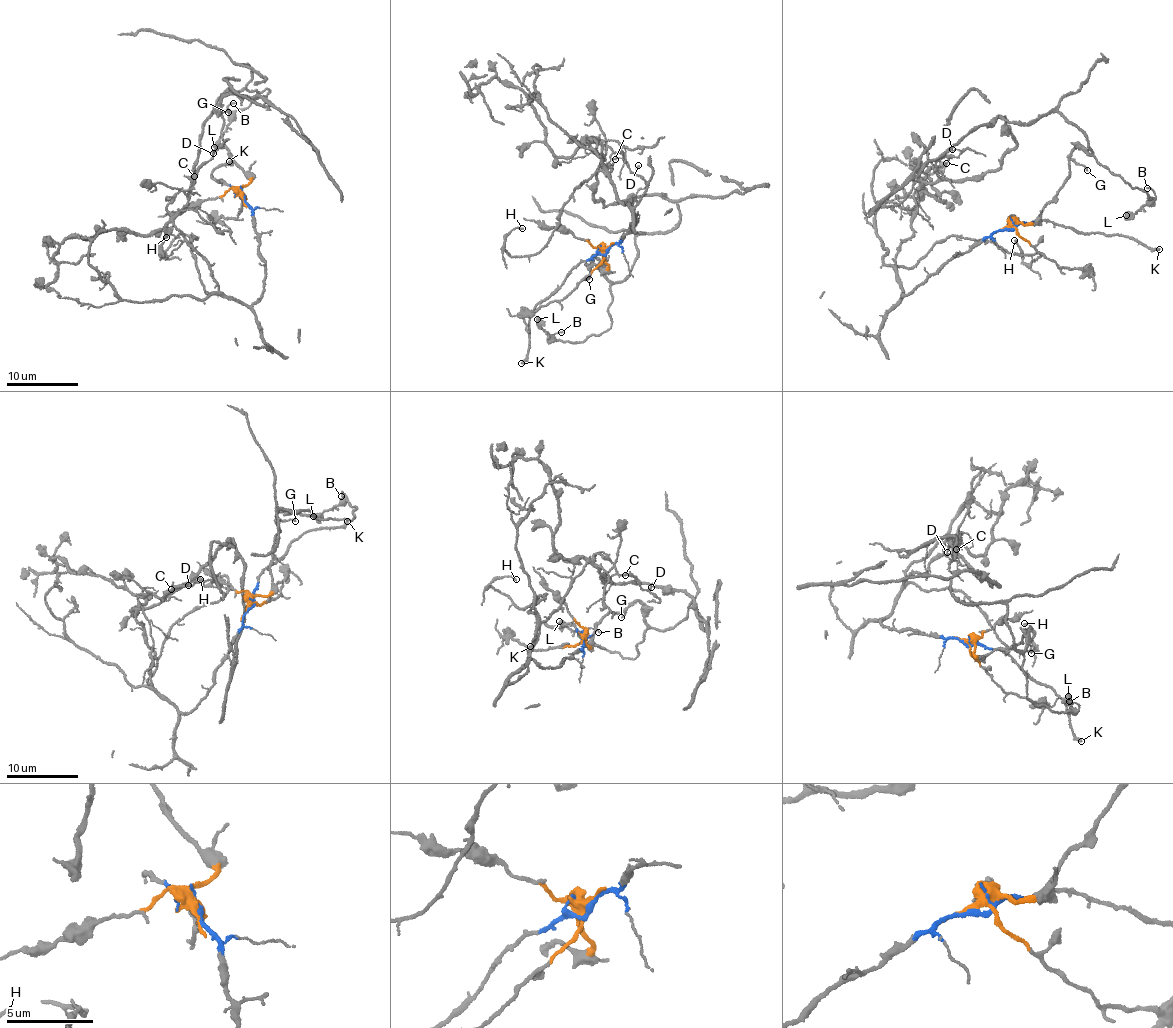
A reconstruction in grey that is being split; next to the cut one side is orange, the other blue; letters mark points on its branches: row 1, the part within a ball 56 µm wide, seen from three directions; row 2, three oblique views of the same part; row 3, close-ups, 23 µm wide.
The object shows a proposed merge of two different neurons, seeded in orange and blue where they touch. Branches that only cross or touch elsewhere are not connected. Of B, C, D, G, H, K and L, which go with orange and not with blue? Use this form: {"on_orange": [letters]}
{"on_orange": ["B", "G", "L"]}

